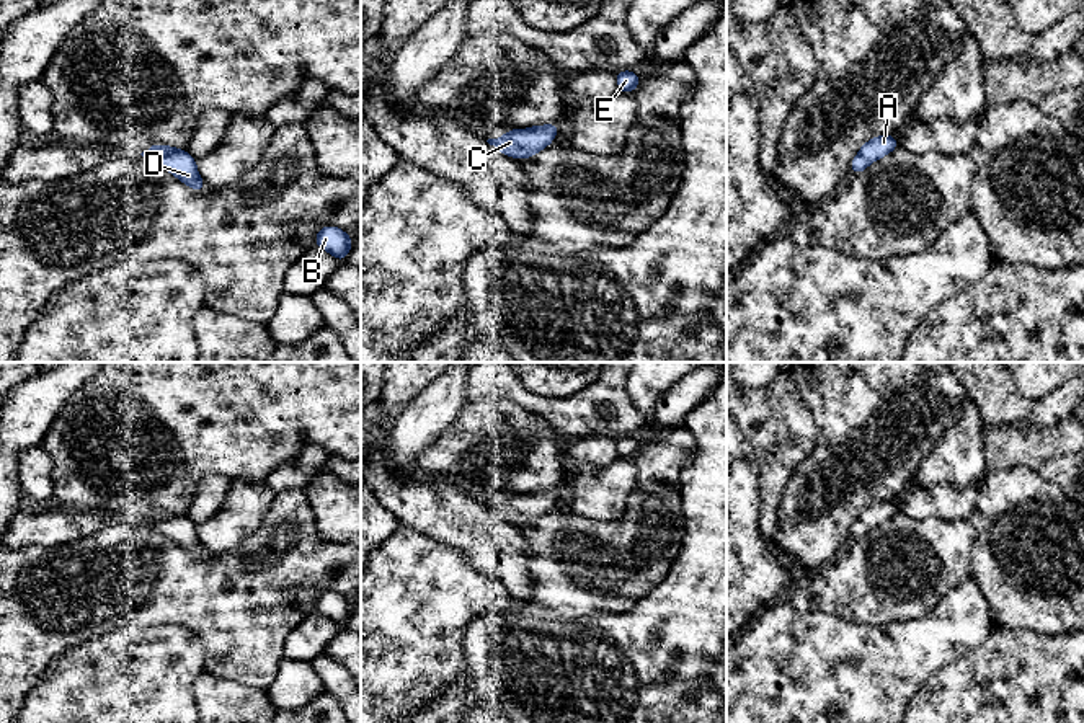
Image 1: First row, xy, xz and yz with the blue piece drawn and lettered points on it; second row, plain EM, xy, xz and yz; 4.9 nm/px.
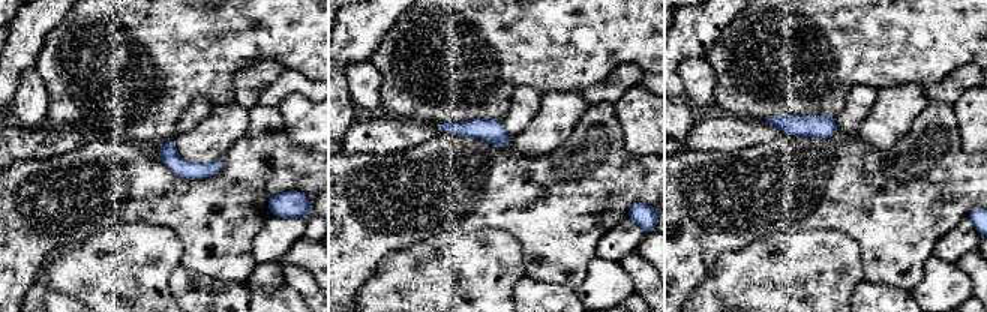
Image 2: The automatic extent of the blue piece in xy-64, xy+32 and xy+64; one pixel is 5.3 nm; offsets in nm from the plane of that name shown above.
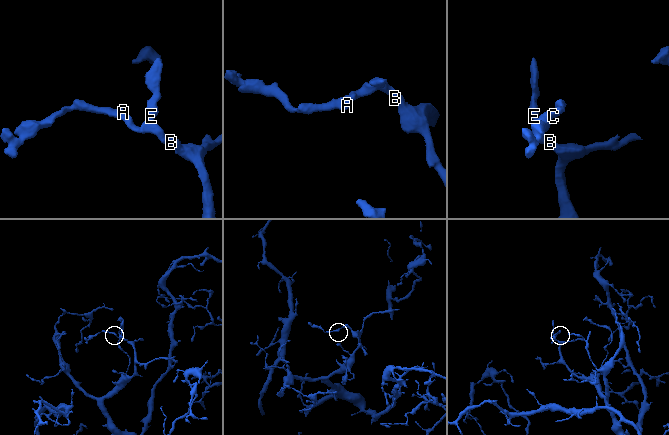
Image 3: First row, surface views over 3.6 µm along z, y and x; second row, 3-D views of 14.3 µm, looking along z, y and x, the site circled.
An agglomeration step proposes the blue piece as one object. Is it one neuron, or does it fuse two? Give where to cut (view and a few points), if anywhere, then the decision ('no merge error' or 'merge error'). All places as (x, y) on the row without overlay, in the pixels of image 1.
no cut; no merge error

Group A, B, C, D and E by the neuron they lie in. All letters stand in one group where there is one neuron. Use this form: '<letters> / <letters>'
A B C D E

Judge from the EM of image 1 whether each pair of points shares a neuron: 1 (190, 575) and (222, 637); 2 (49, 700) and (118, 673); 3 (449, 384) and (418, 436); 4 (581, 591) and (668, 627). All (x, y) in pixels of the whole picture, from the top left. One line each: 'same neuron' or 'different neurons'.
1: same neuron
2: same neuron
3: same neuron
4: different neurons

